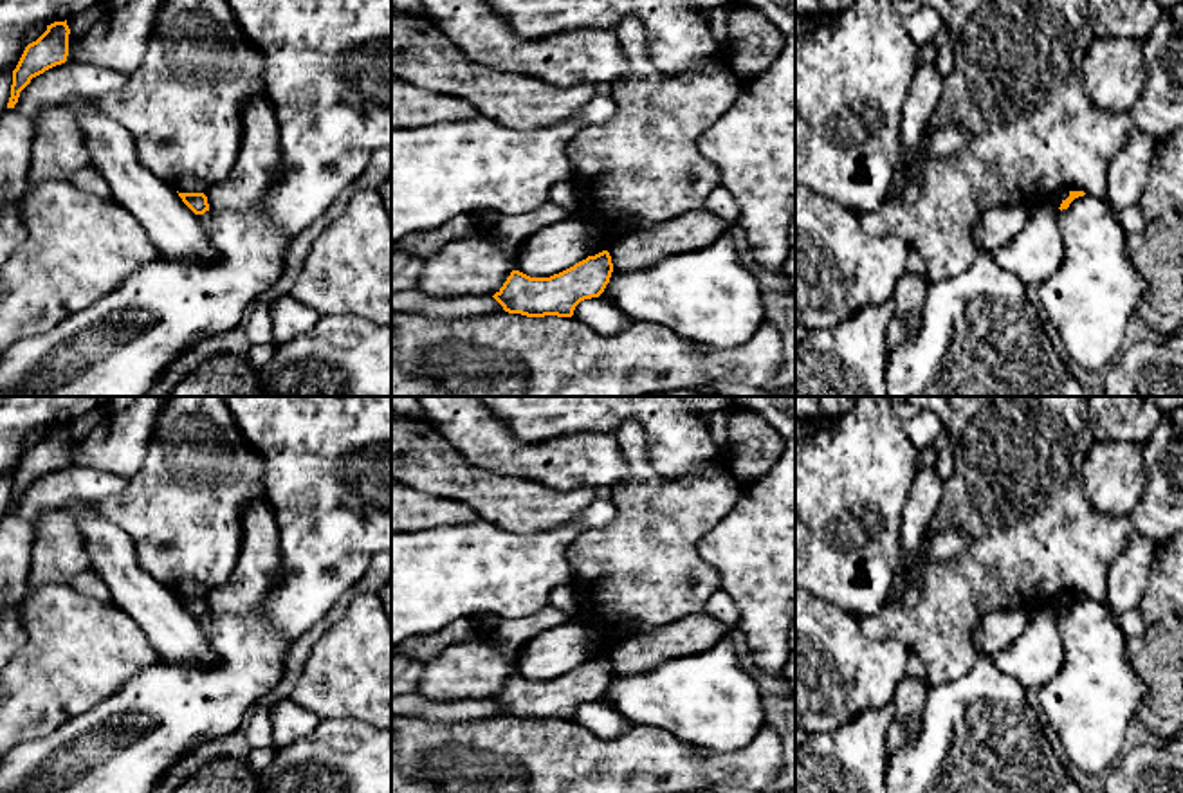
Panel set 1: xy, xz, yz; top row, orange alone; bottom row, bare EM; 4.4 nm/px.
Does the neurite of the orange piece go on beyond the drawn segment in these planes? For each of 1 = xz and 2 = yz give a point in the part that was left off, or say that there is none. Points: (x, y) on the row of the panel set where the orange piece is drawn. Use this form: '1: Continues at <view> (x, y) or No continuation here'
1: No continuation here
2: No continuation here

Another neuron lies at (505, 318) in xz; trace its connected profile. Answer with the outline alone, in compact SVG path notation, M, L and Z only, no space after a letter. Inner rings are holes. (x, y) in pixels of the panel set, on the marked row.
M391 314L391 396L649 396L669 389L736 382L765 387L786 364L779 330L763 323L743 344L702 348L653 323L629 323L613 337L601 335L572 317L496 314L440 319L426 314Z

